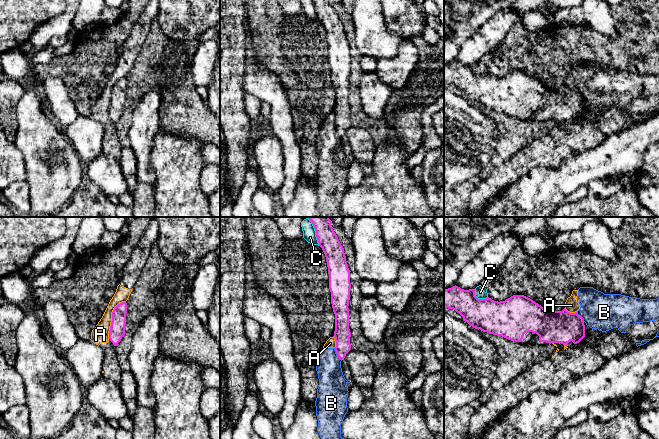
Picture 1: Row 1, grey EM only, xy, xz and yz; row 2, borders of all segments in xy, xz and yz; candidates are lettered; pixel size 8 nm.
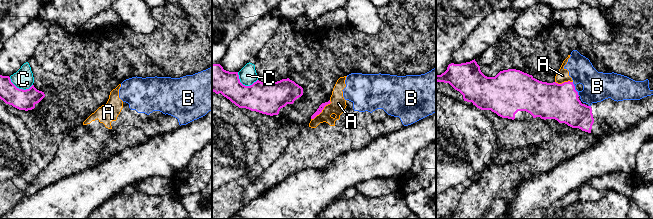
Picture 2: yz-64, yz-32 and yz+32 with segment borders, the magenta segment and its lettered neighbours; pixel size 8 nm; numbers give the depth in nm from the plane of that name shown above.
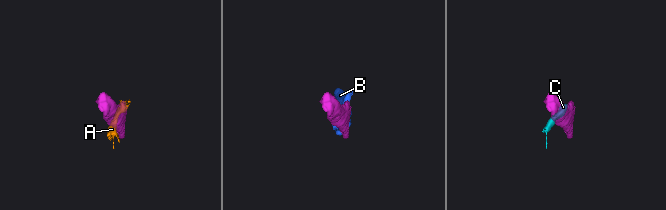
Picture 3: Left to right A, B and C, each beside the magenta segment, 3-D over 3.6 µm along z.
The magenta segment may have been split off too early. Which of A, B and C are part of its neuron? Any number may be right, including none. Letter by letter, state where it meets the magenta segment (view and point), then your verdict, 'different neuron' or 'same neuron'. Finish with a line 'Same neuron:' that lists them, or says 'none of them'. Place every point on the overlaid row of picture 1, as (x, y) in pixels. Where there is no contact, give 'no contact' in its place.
A: contact xy (112, 318); different neuron
B: contact xz (337, 354); different neuron
C: contact yz (477, 298); different neuron
Same neuron: none of them

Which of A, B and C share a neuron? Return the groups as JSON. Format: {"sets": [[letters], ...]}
{"sets": [["A", "B"], ["C"]]}

